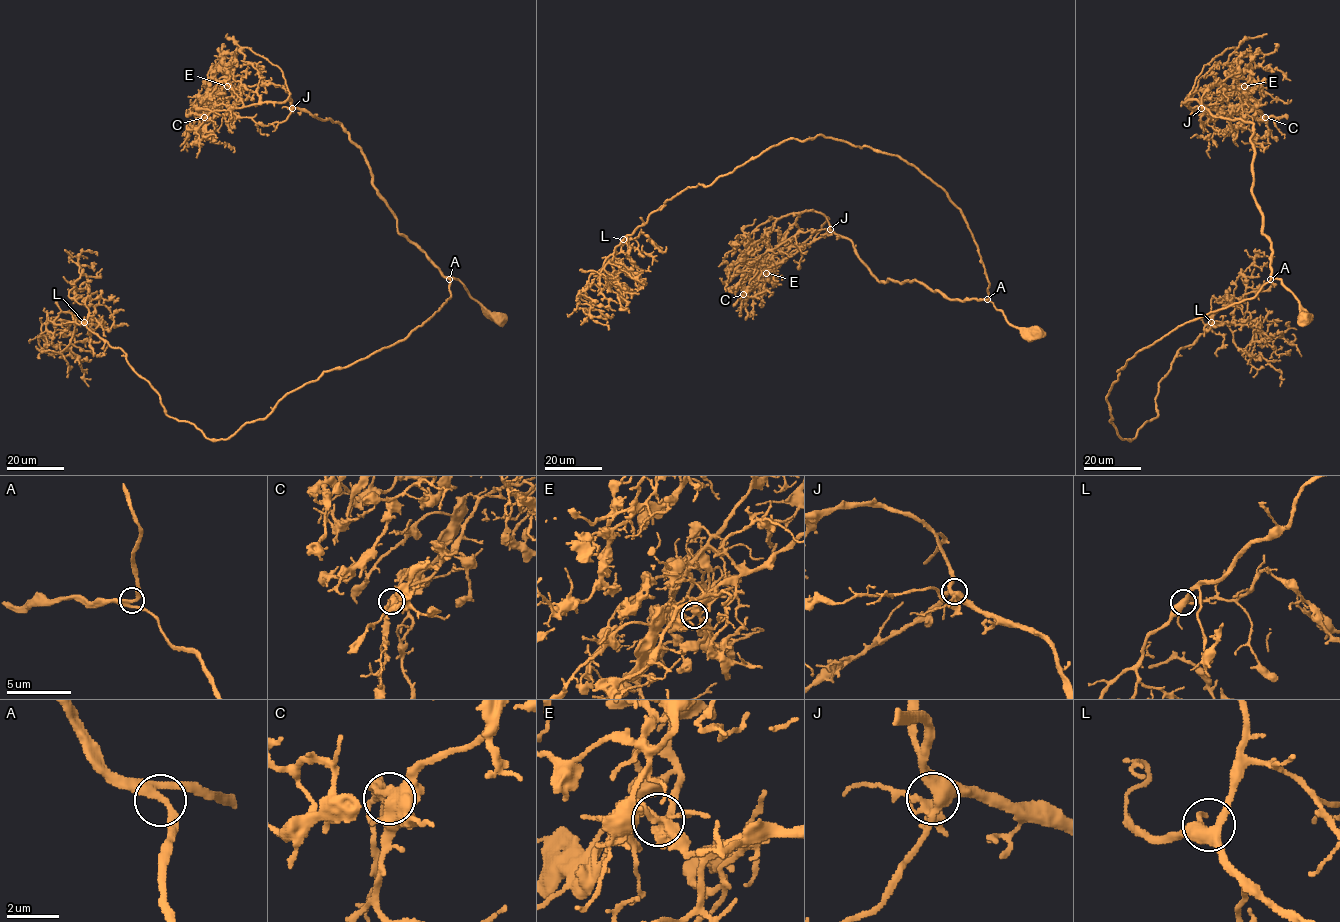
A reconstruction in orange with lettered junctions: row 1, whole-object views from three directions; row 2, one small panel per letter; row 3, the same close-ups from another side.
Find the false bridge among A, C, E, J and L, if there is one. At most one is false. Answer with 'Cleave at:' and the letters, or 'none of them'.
Cleave at: none of them

